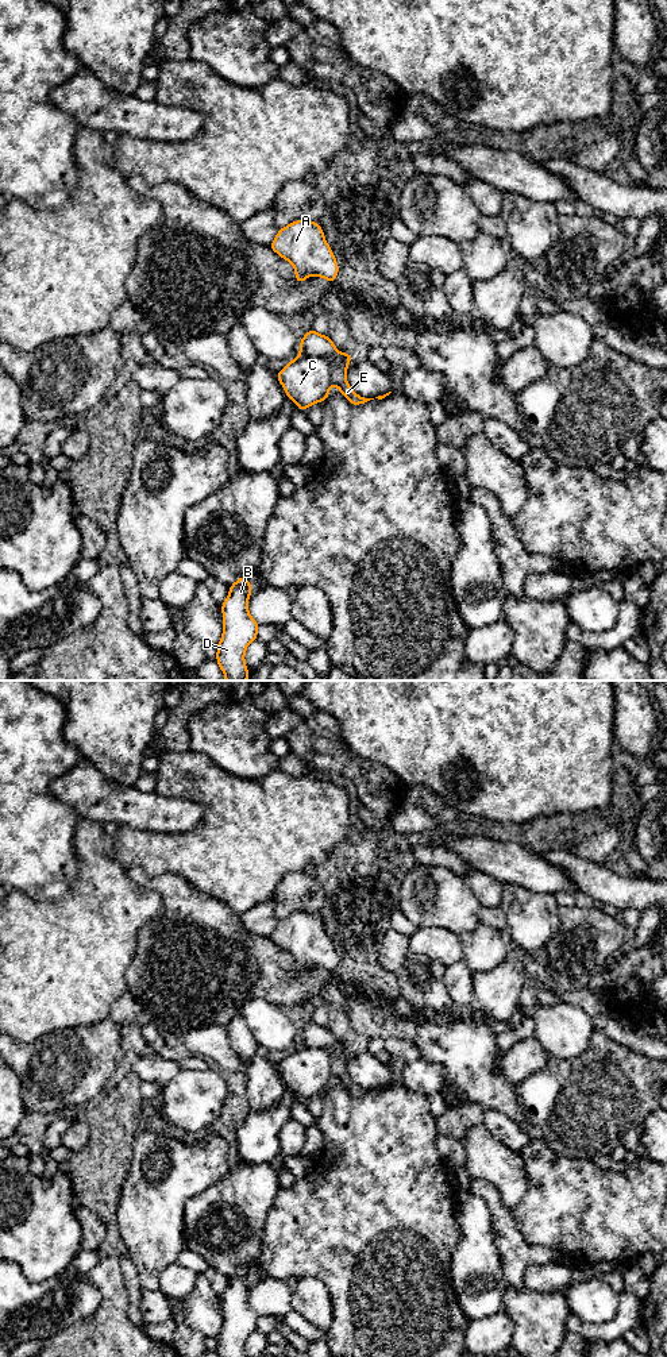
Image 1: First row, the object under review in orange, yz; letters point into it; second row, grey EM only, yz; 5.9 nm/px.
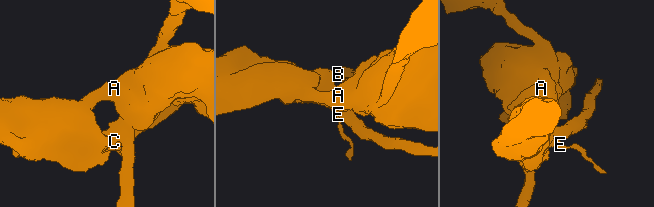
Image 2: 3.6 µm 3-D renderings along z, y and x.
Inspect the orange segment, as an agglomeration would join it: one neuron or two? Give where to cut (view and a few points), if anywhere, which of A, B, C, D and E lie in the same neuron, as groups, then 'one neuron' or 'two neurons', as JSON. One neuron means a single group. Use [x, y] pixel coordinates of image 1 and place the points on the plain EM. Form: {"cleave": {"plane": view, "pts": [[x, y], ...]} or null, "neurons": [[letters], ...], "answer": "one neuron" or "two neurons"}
{"cleave": {"plane": "yz", "pts": [[300, 1045], [327, 1047], [332, 1052], [332, 1074]]}, "neurons": [["A", "C"], ["B", "D", "E"]], "answer": "two neurons"}

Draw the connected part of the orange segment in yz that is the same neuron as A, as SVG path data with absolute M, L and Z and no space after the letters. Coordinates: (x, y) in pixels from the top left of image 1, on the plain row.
M296 911L279 920L269 937L294 959L296 974L301 975L311 967L336 972L339 957L317 911Z

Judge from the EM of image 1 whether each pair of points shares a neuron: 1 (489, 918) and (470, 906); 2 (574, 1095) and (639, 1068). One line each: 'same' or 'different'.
1: different
2: same

